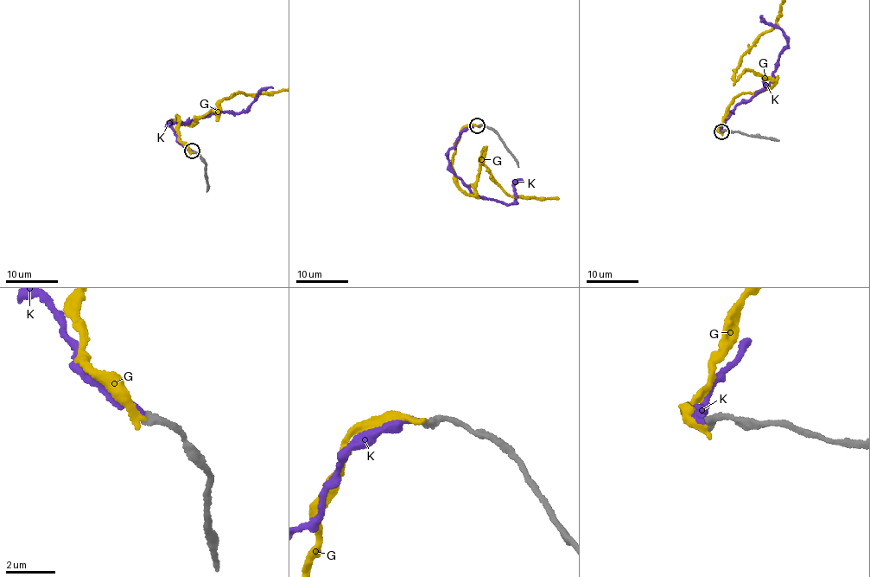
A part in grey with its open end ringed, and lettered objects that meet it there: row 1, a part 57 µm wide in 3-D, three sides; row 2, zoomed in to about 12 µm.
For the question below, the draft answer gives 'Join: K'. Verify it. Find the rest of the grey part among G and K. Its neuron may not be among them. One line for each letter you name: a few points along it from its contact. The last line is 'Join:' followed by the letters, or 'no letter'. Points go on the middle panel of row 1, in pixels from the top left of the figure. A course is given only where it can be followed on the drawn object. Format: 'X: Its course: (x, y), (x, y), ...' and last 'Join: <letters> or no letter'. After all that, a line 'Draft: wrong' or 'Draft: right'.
K: Its course: (477, 125), (461, 132), (447, 155), (454, 172), (472, 193), (510, 204), (516, 199), (514, 184), (523, 180)
Join: K
Draft: right

